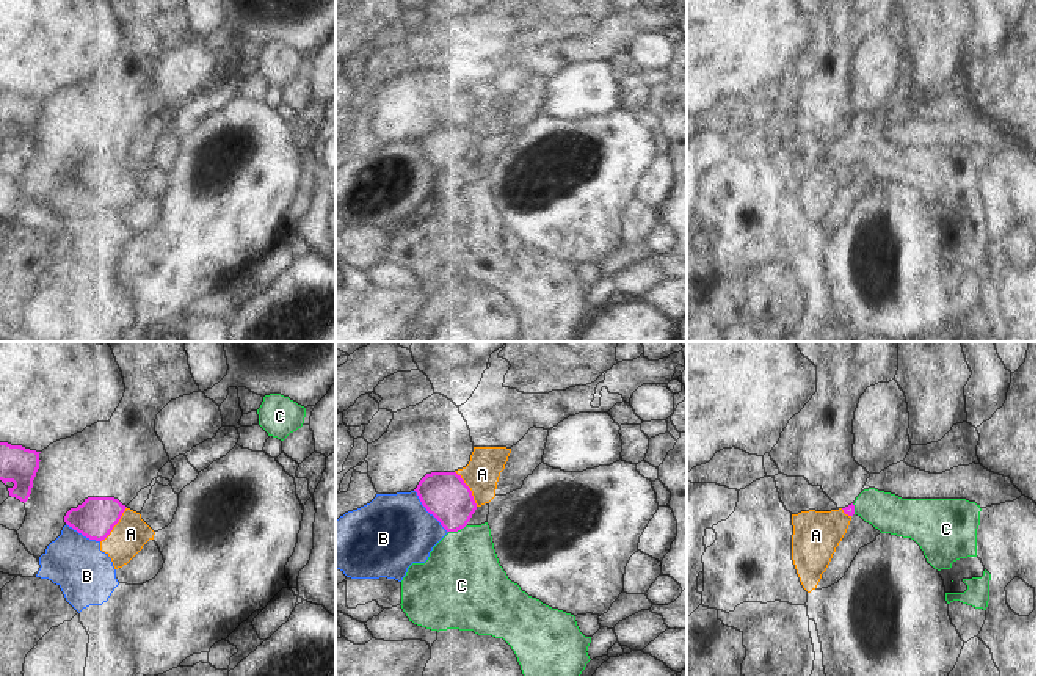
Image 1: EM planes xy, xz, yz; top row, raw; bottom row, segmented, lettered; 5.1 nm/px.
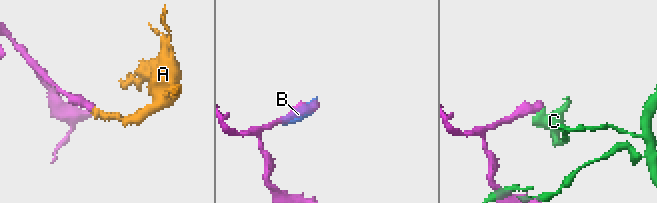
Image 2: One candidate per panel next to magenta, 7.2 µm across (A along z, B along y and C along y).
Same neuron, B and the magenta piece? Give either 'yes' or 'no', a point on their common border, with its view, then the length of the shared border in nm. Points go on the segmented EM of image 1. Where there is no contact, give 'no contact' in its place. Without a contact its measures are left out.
no; meets magenta in xz at (428, 512); contact 280 nm long

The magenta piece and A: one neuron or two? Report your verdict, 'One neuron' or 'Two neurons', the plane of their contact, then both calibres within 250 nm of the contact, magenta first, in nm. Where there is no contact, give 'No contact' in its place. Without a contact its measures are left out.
One neuron. Touches magenta in xz. Thickness 240 nm (magenta) against 180 nm

